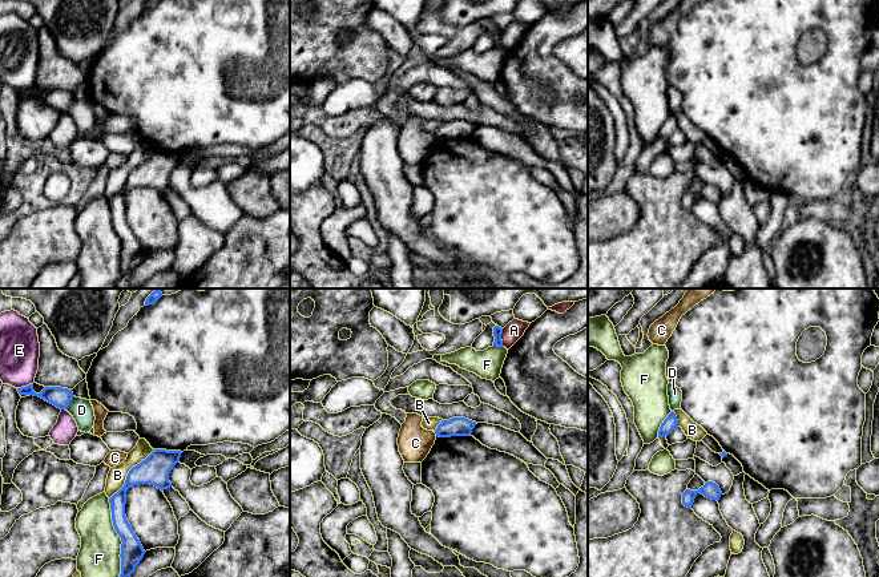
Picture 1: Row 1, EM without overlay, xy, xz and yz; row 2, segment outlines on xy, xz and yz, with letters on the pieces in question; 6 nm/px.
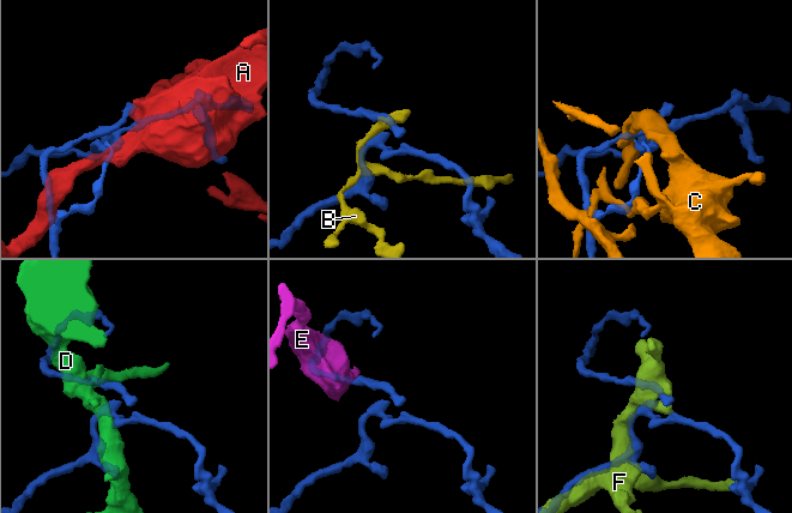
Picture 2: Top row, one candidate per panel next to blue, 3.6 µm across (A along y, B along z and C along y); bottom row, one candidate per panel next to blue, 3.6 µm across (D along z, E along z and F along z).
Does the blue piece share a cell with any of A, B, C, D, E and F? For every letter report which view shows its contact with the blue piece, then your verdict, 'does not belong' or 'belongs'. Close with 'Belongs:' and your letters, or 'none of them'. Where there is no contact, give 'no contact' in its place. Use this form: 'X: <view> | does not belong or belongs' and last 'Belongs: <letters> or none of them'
A: xz | does not belong
B: xy | does not belong
C: xz | does not belong
D: xy | does not belong
E: xy | does not belong
F: xy | does not belong
Belongs: none of them

